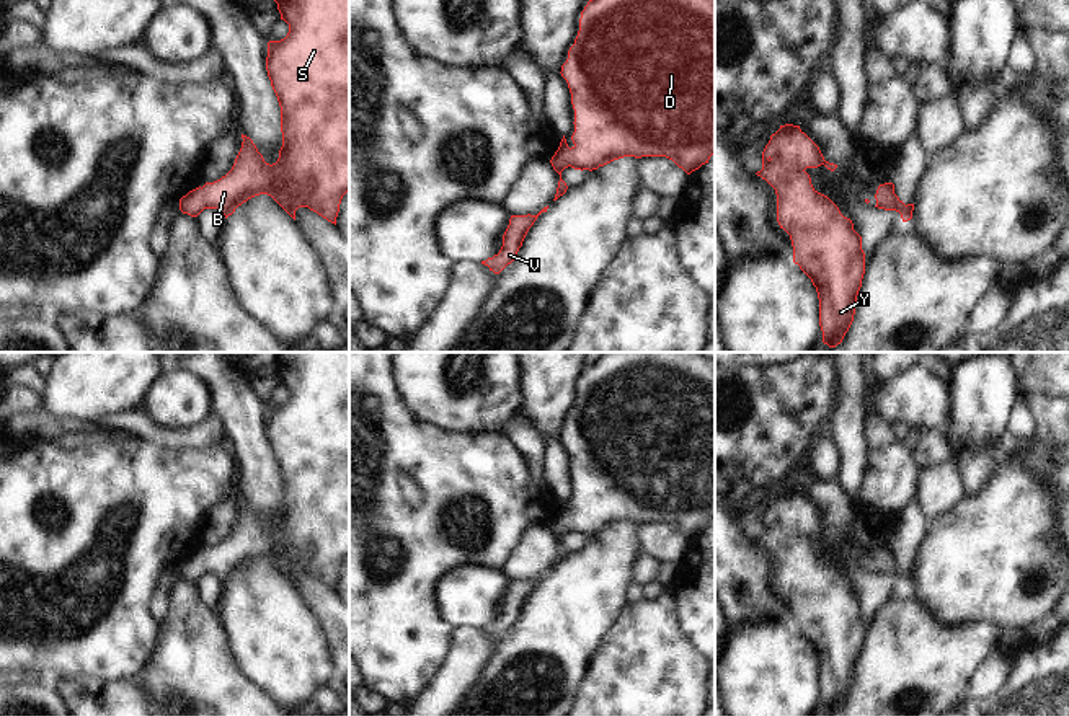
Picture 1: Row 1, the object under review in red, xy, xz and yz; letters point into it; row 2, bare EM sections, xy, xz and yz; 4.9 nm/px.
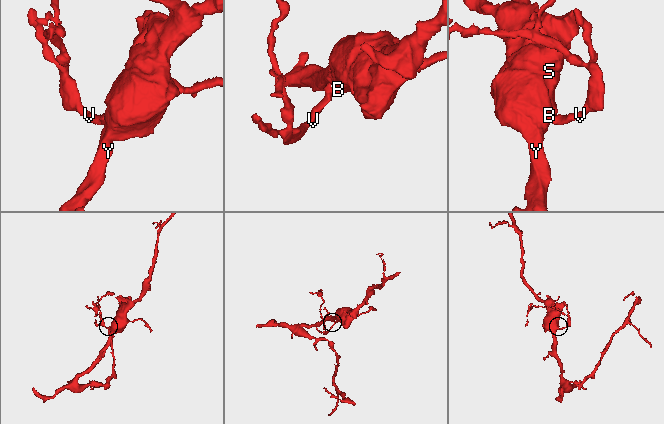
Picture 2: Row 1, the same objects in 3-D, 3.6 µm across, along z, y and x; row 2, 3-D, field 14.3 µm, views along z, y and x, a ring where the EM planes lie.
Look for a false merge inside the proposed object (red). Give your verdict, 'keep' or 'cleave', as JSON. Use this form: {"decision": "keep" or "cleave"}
{"decision": "keep"}

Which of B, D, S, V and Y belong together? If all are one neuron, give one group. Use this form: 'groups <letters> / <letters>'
groups B D S V Y

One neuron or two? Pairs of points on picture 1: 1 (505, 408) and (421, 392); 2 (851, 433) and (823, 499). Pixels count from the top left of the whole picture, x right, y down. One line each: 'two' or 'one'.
1: one
2: two

